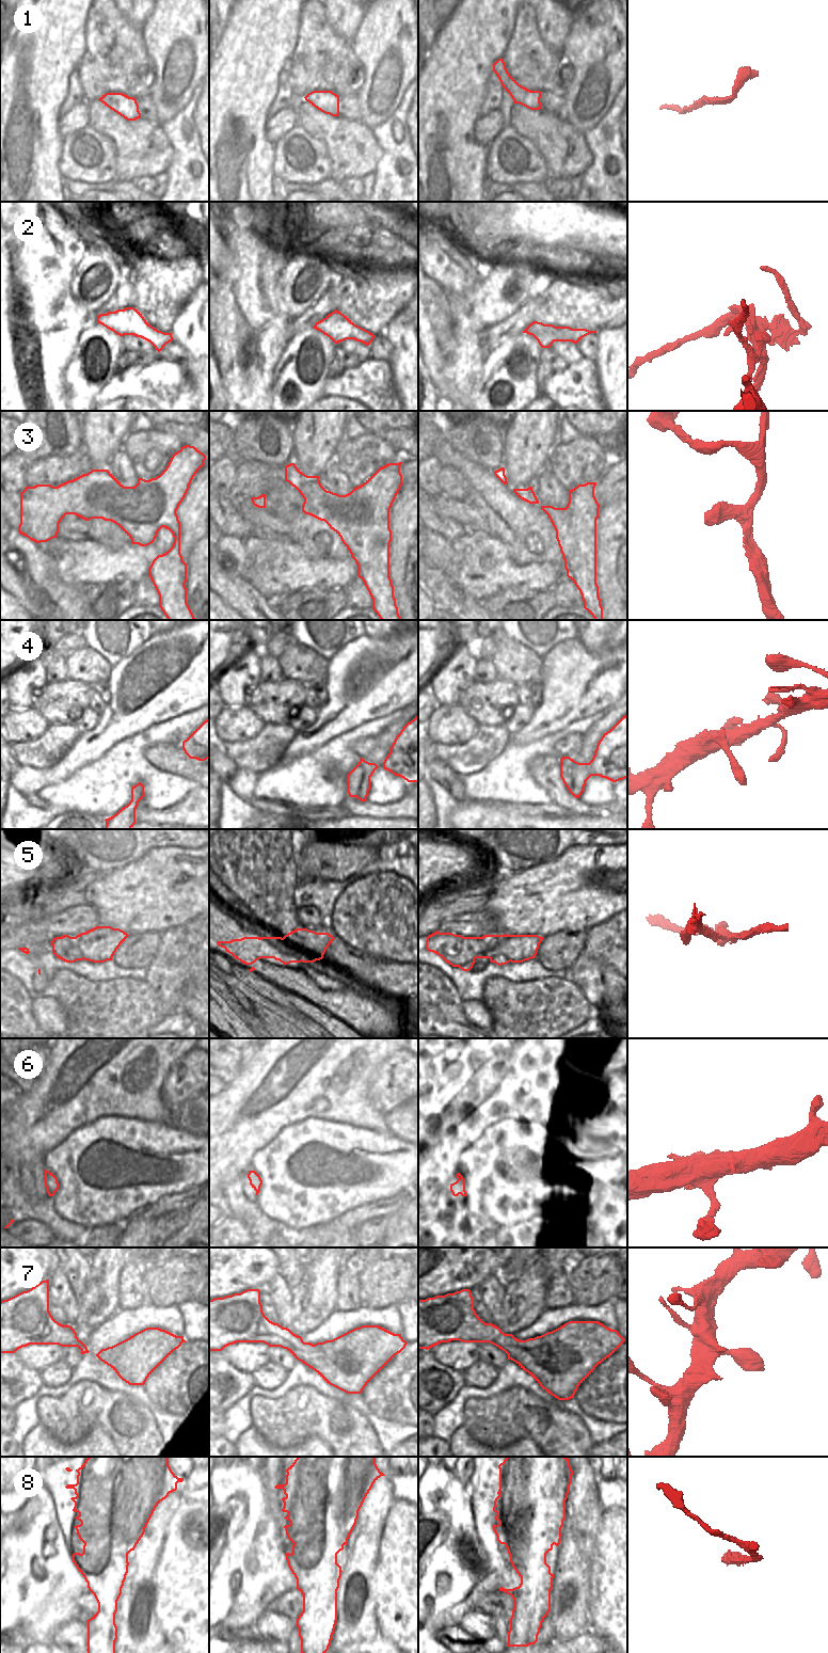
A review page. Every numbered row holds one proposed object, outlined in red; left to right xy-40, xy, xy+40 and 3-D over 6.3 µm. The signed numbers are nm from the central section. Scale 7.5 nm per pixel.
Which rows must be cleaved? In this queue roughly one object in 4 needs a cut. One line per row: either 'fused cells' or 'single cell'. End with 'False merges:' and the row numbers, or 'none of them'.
1: single cell
2: fused cells
3: single cell
4: single cell
5: fused cells
6: single cell
7: single cell
8: fused cells
False merges: 2, 5, 8

